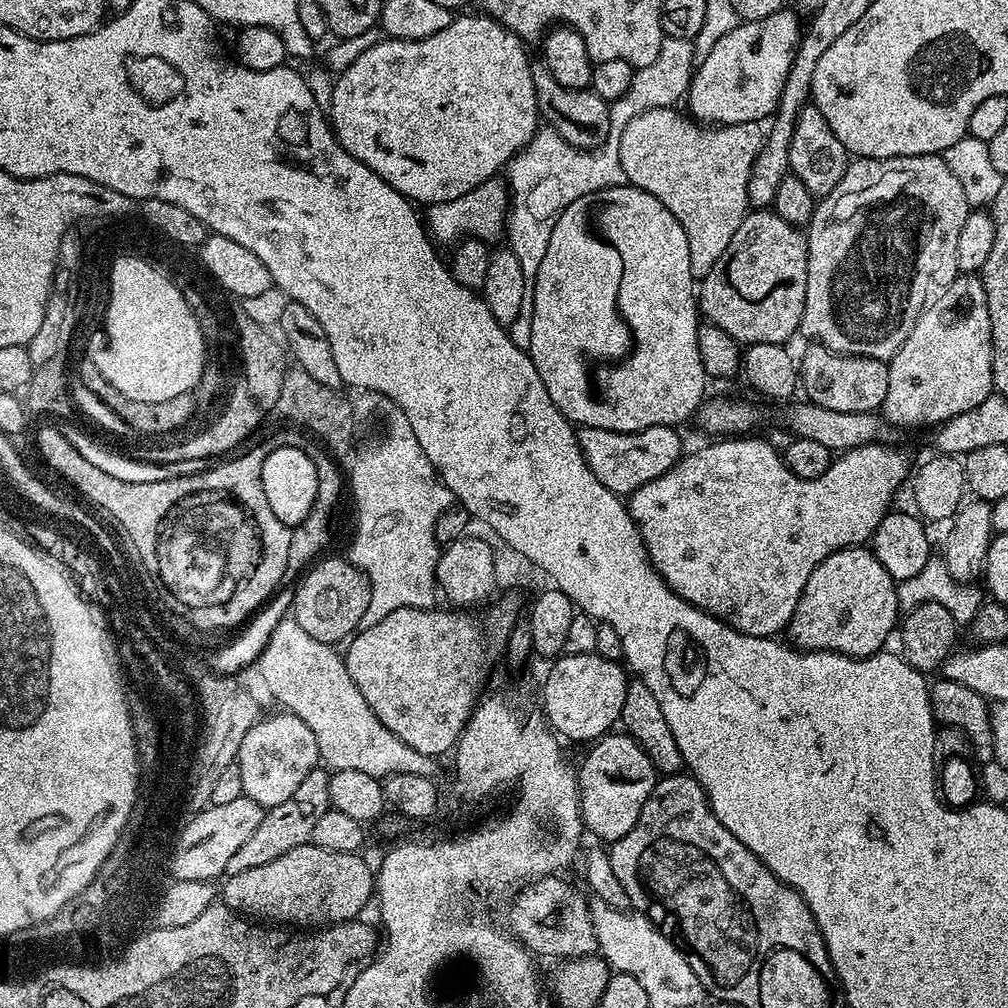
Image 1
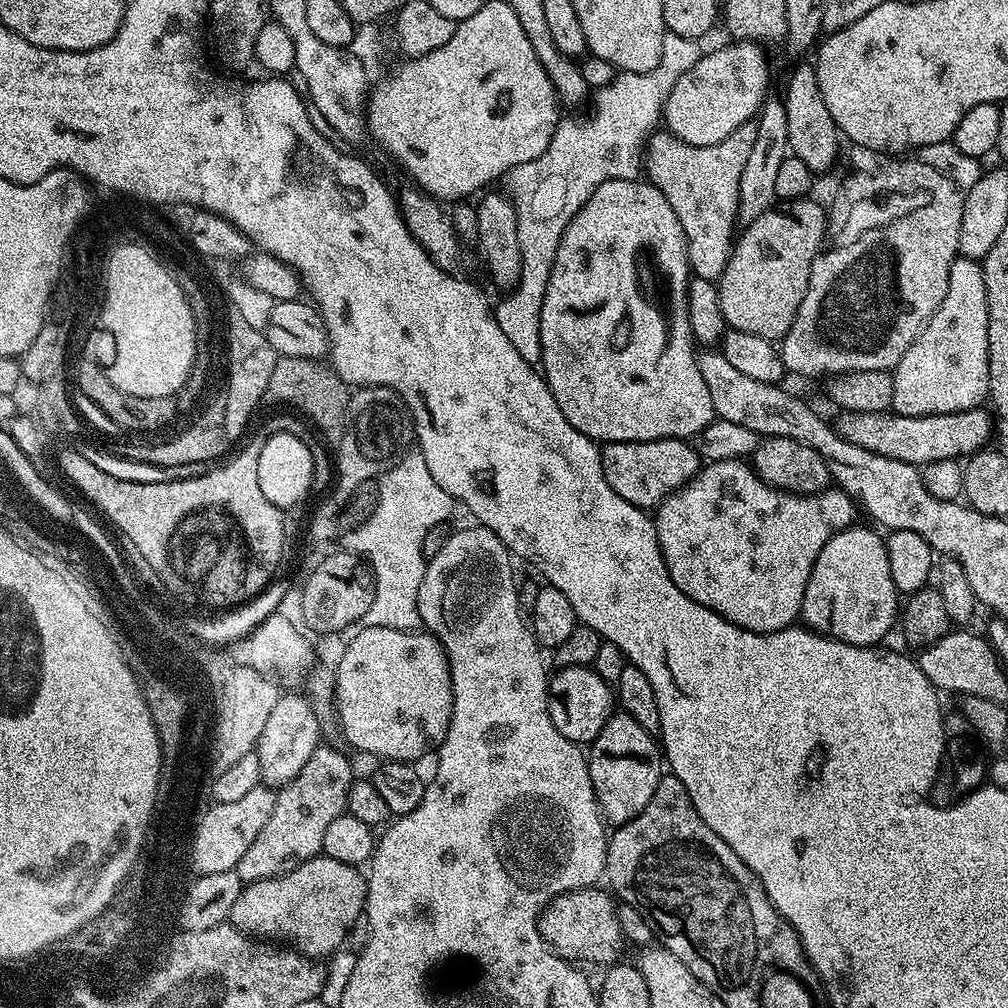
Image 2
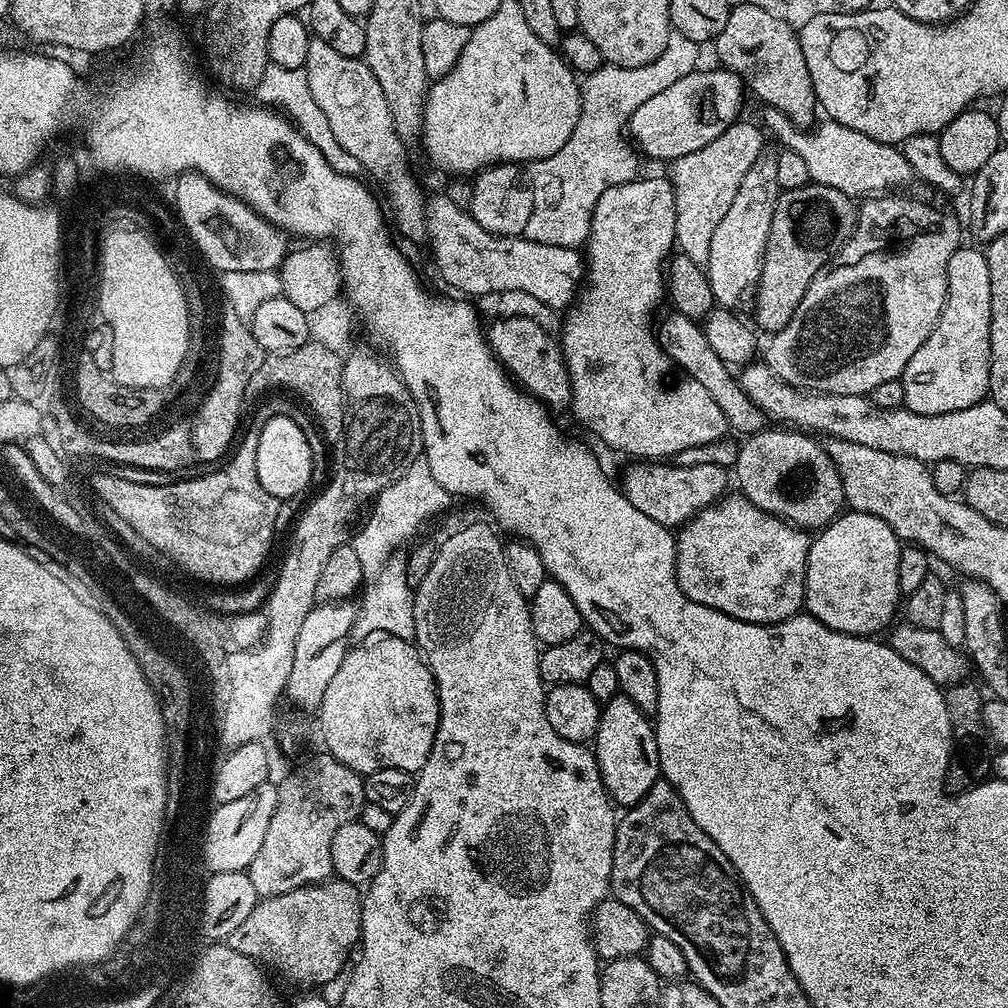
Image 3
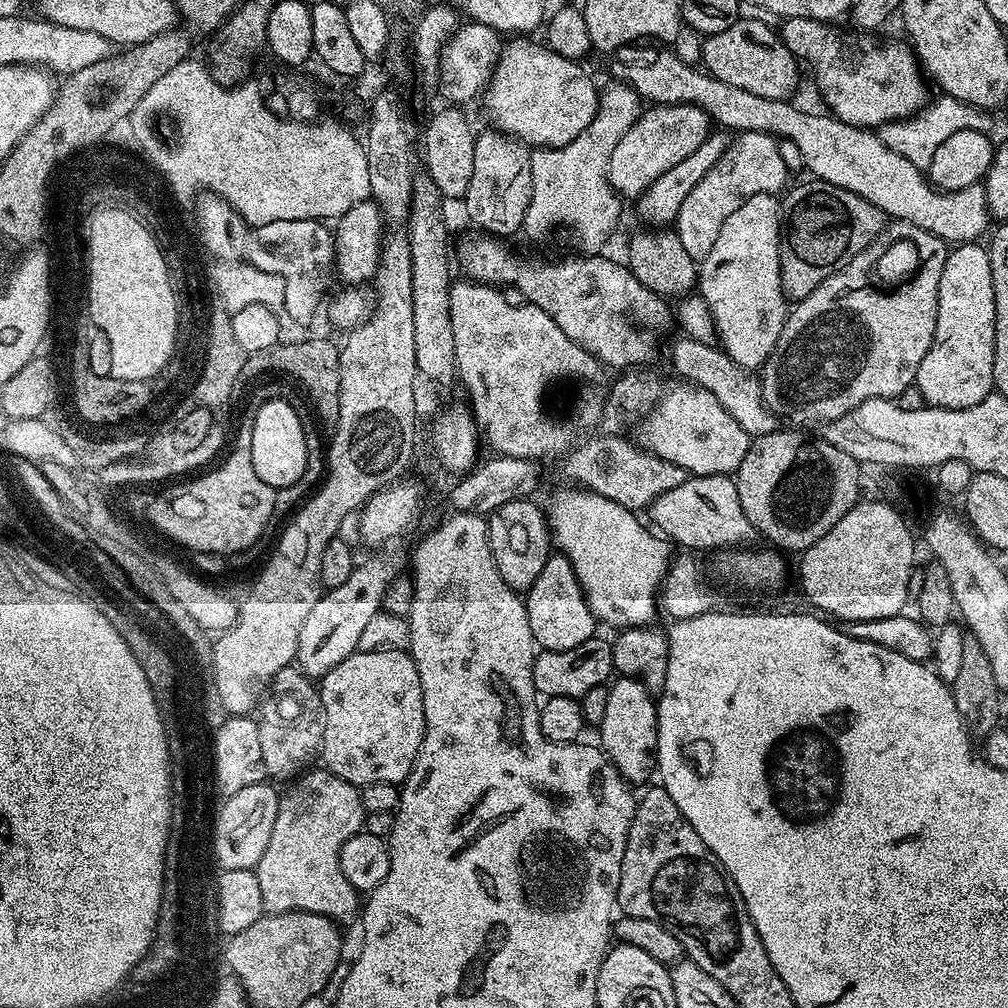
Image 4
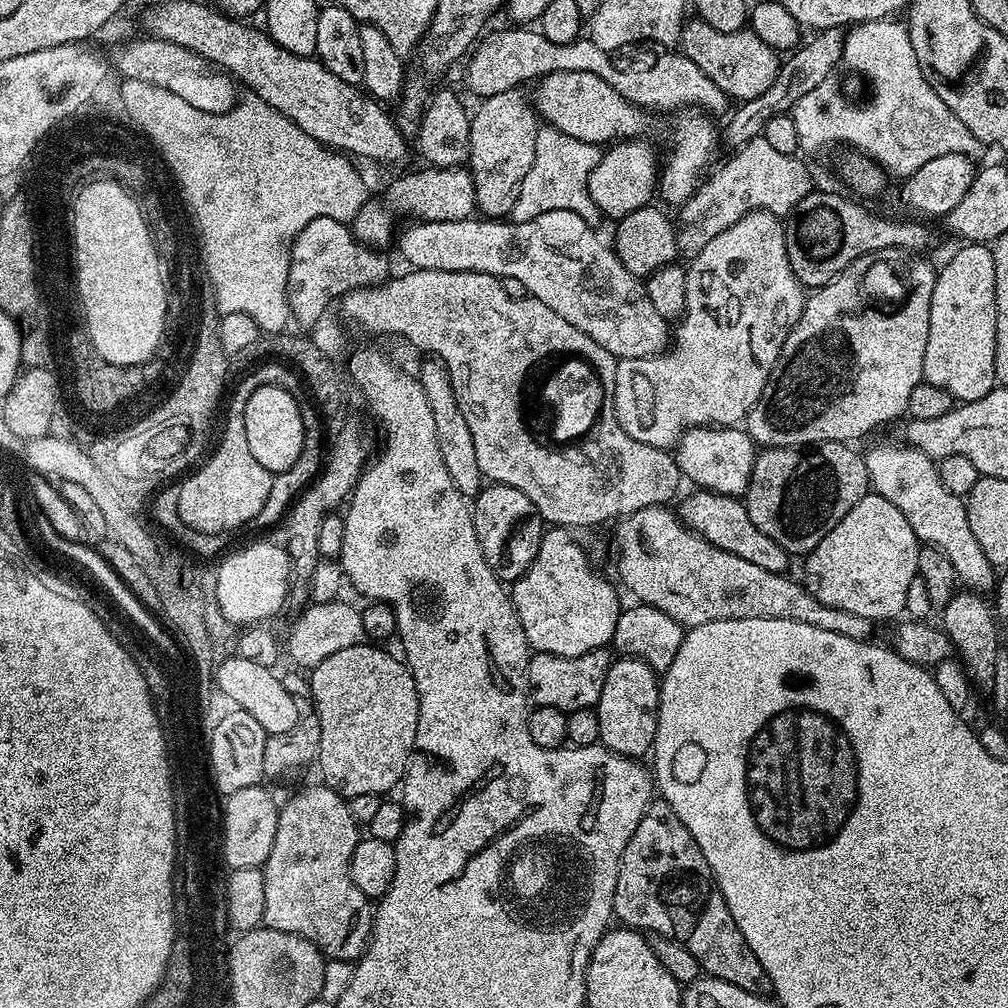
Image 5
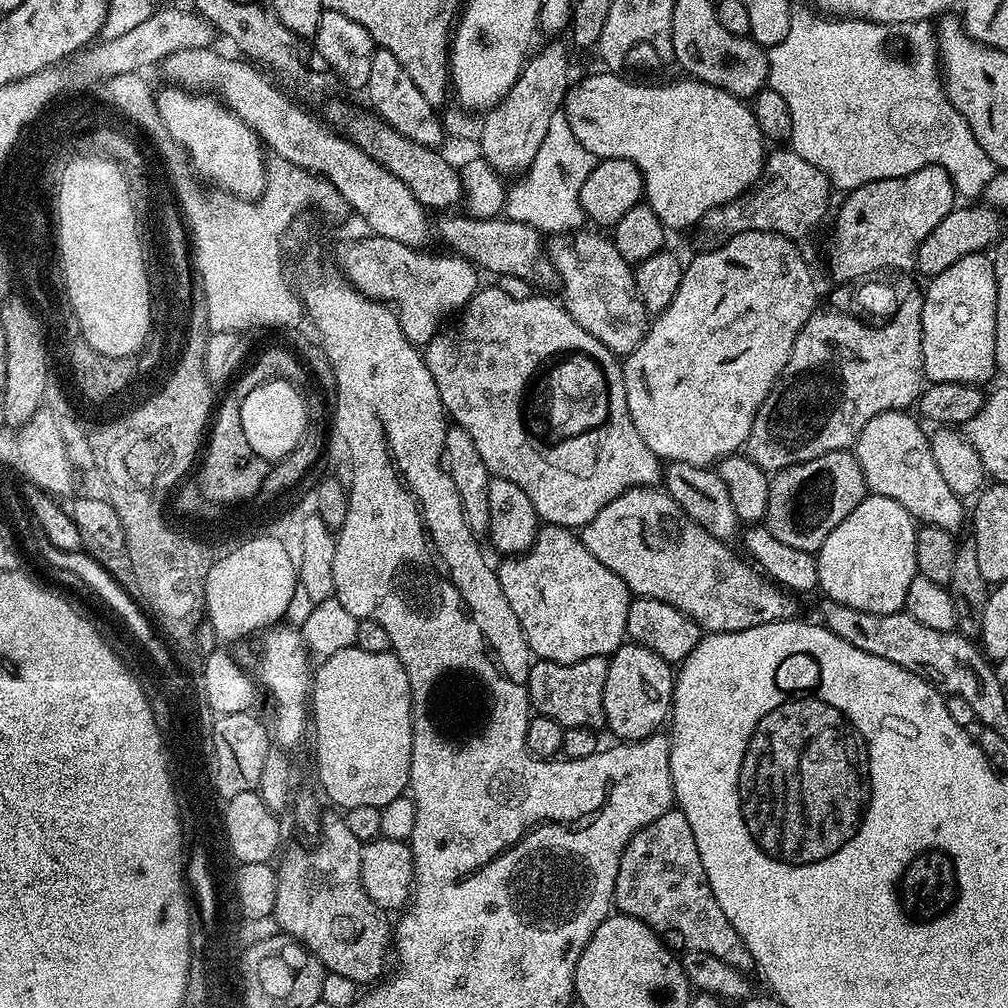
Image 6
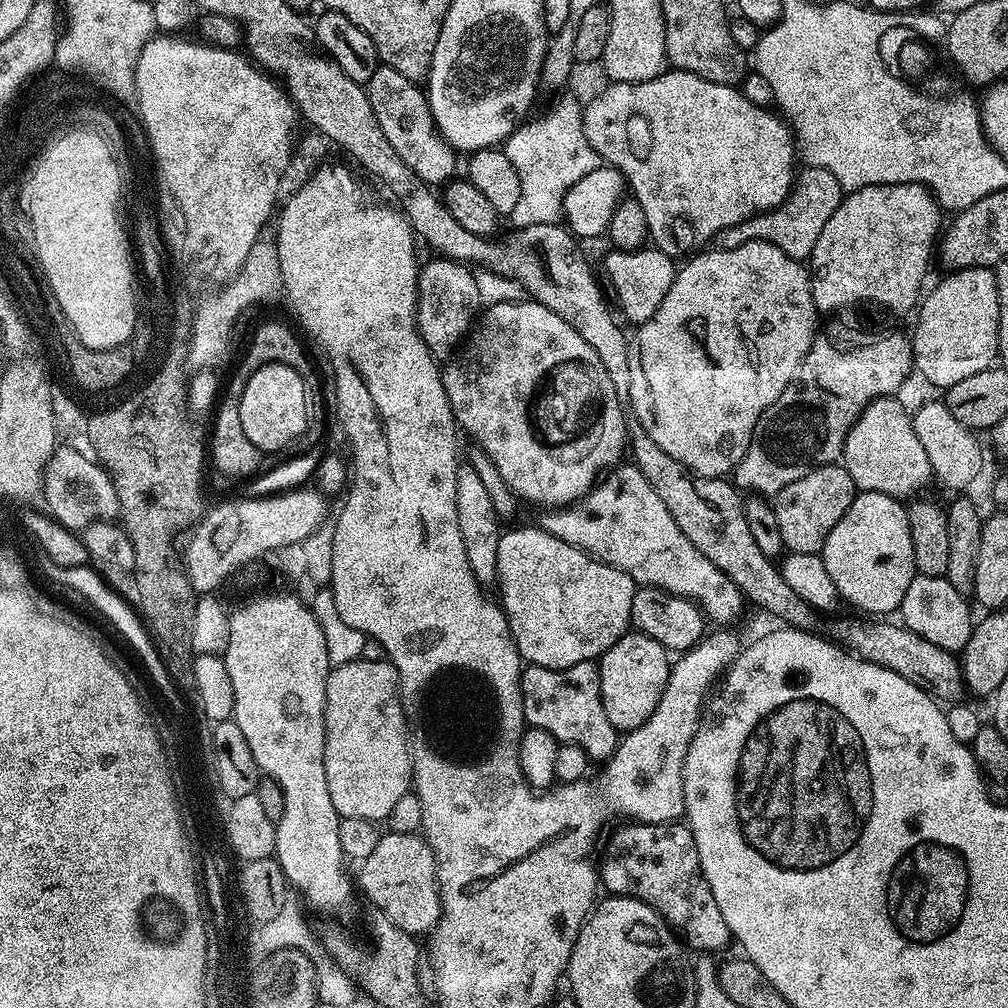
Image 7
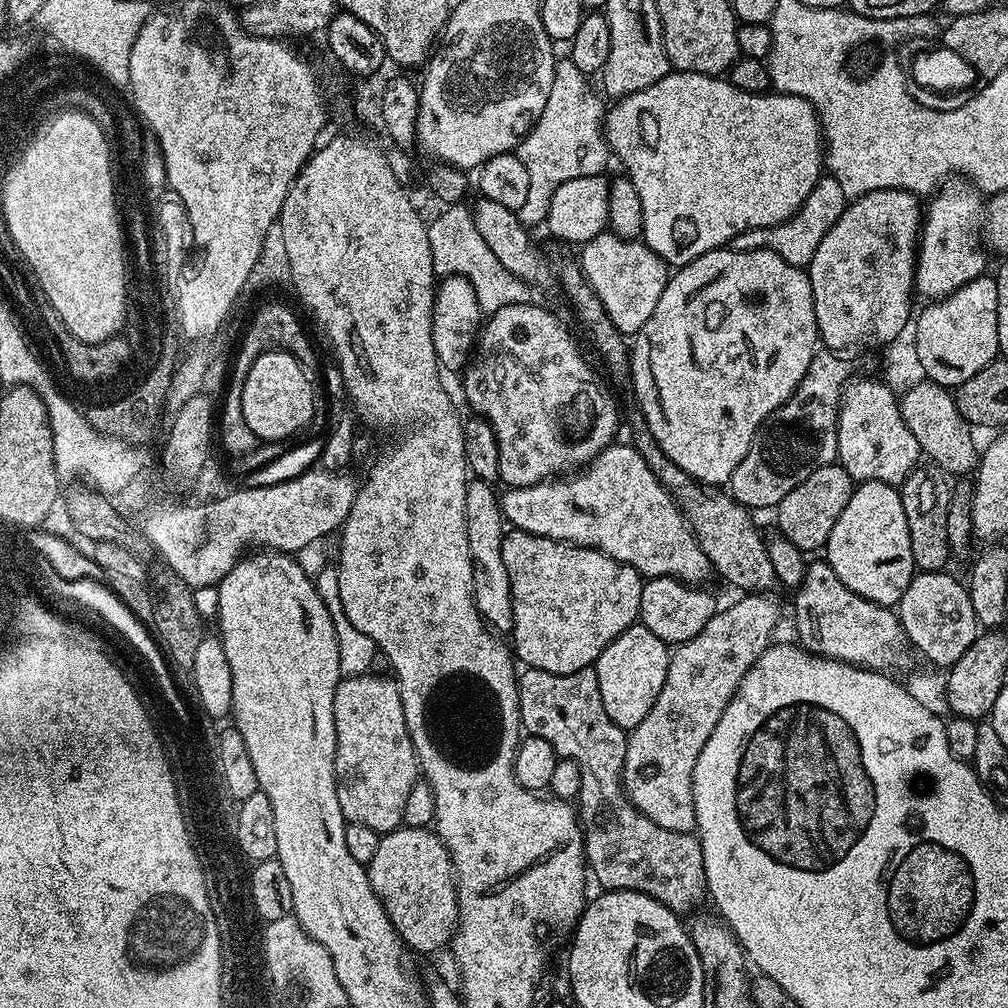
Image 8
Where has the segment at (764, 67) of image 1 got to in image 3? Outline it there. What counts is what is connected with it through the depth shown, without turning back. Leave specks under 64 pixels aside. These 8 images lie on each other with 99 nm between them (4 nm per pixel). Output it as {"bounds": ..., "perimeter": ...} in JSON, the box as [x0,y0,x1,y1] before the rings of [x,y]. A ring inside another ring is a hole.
{"bounds":[627,67,746,162],"perimeter":[[[715,67],[708,68],[705,72],[703,70],[691,72],[686,74],[686,78],[678,78],[678,82],[673,82],[671,86],[666,86],[666,90],[654,94],[654,98],[646,98],[646,102],[642,102],[638,110],[634,110],[628,122],[627,131],[635,147],[643,155],[645,152],[650,159],[665,160],[665,162],[677,160],[682,158],[682,154],[694,154],[694,150],[702,150],[702,146],[710,146],[710,142],[714,142],[718,134],[722,134],[730,125],[737,123],[739,116],[736,115],[739,114],[740,107],[744,104],[744,96],[746,97],[744,82],[729,68]]]}

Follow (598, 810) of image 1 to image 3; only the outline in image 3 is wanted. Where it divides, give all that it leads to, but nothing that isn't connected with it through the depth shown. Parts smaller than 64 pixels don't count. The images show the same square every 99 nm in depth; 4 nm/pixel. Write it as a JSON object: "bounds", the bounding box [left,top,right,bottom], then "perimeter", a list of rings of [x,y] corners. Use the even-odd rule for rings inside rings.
{"bounds":[594,694,661,806],"perimeter":[[[622,694],[603,701],[600,721],[594,737],[594,755],[602,774],[604,789],[617,805],[631,806],[644,797],[646,790],[661,779],[656,729],[649,713],[638,710],[630,698]]]}

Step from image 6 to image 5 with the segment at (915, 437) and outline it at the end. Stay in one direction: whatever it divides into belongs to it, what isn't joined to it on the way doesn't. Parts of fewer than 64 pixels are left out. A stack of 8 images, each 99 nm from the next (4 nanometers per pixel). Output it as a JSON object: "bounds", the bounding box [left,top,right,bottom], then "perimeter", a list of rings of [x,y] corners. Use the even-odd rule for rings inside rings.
{"bounds":[863,442,998,594],"perimeter":[[[907,442],[900,444],[876,444],[863,453],[871,491],[902,510],[921,545],[942,550],[950,558],[950,566],[954,566],[961,585],[980,594],[991,593],[998,576],[992,573],[994,565],[982,554],[982,546],[978,546],[978,538],[970,530],[967,503],[942,486],[937,461]]]}

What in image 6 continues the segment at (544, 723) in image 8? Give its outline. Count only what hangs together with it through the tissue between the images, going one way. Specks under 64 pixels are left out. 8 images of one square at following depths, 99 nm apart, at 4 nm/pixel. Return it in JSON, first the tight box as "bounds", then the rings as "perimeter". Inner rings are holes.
{"bounds":[528,657,753,974],"perimeter":[[[609,657],[582,658],[573,664],[537,659],[528,669],[528,703],[538,716],[554,718],[563,728],[600,730],[604,722],[604,687]],[[670,810],[630,838],[620,855],[612,898],[617,913],[638,918],[657,936],[666,937],[669,945],[676,946],[681,940],[687,951],[714,954],[714,958],[722,958],[722,962],[745,974],[753,971],[746,942],[742,942],[730,918],[722,914],[722,906],[718,906],[710,890],[694,842],[694,830],[690,830],[690,822],[686,822],[683,812]]]}

